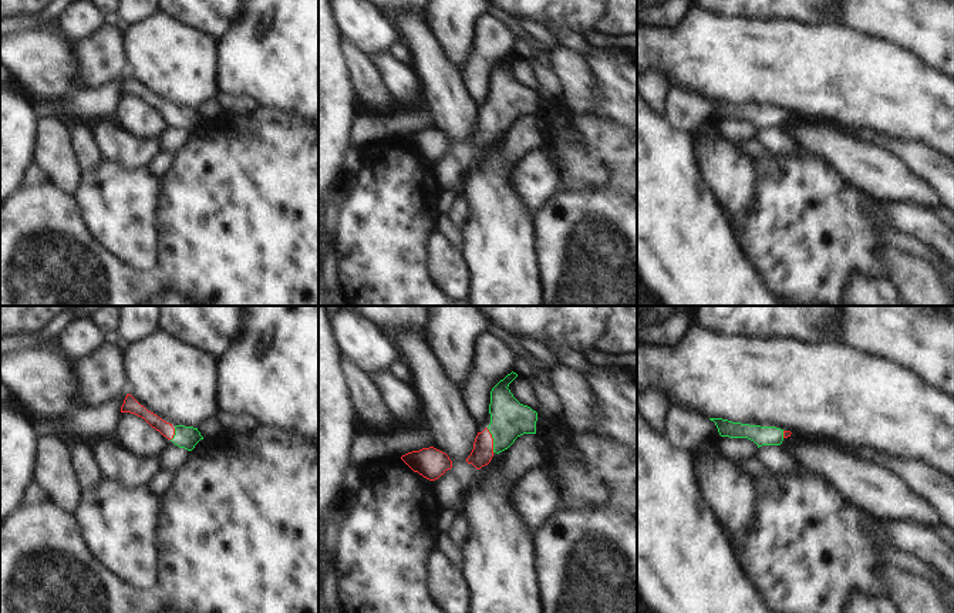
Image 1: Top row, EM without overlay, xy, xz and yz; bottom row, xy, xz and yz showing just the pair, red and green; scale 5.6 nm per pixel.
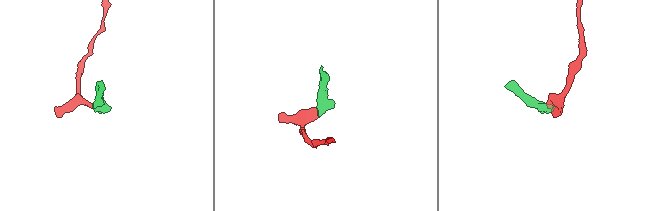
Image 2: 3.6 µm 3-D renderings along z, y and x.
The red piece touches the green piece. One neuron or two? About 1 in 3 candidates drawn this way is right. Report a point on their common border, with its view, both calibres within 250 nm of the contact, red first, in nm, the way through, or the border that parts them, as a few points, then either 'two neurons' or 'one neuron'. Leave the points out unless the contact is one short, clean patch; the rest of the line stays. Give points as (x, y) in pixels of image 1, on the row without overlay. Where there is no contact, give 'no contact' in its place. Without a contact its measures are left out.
meets red in xz at (492, 121); 120 nm thick on the red side, 220 nm on the other; runs through xz (482, 134), (492, 121), (509, 100); one neuron

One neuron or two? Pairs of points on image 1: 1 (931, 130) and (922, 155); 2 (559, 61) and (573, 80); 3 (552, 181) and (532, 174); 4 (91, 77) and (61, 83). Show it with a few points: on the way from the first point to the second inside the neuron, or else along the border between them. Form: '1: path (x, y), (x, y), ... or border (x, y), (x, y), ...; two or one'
1: border (893, 138), (922, 142), (939, 152); two
2: path (563, 66), (573, 76); one
3: path (548, 179), (536, 177); one
4: border (70, 47), (76, 60), (78, 90); two

